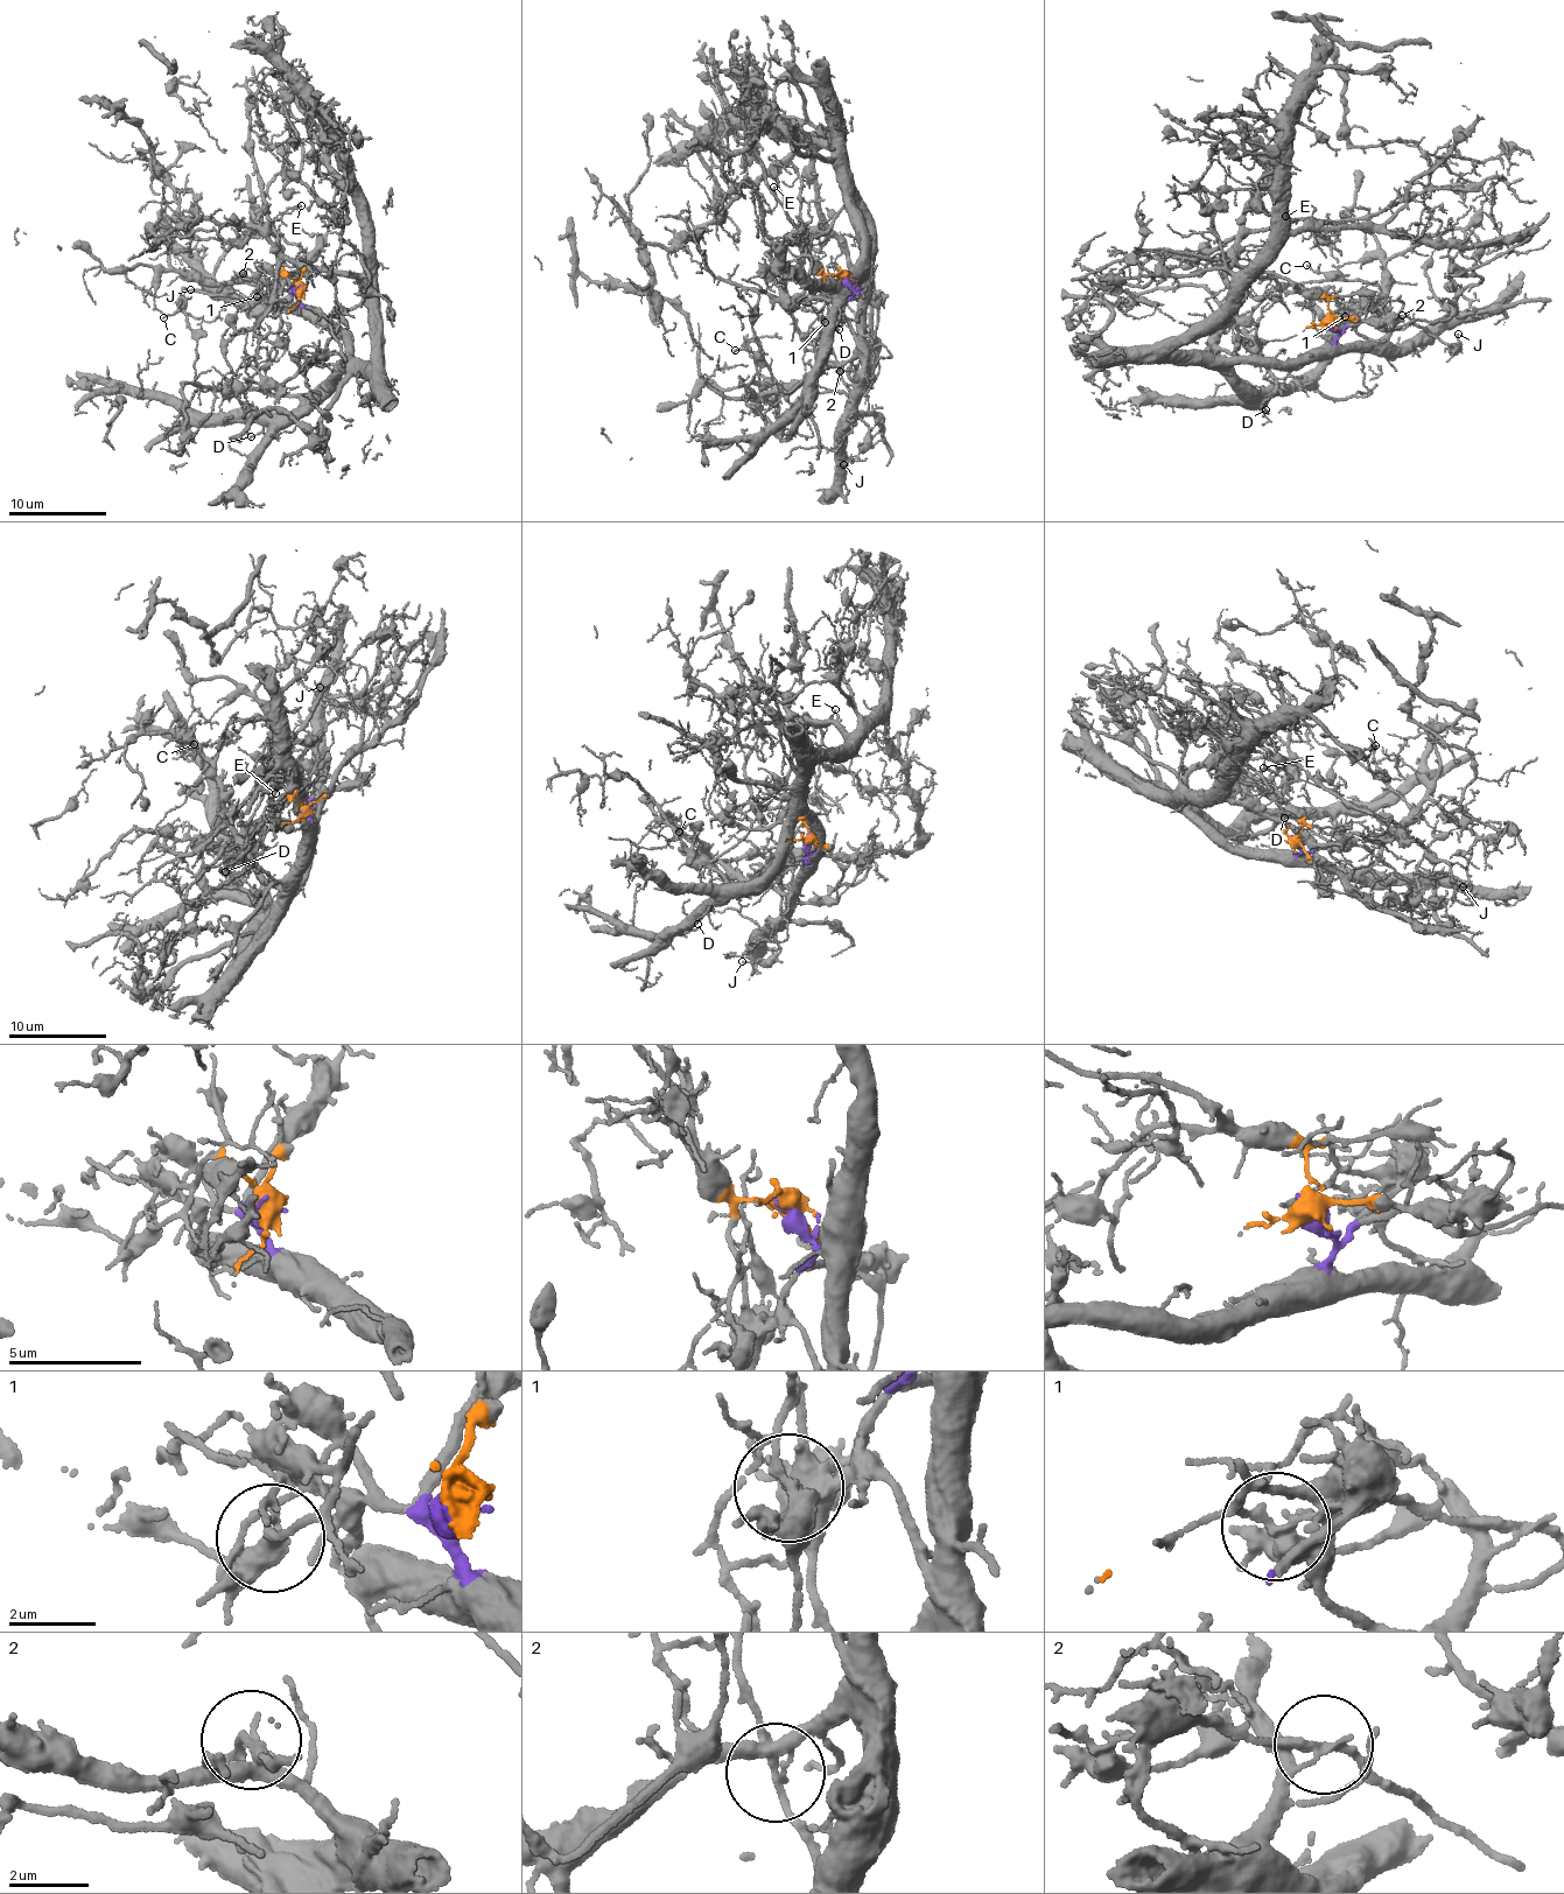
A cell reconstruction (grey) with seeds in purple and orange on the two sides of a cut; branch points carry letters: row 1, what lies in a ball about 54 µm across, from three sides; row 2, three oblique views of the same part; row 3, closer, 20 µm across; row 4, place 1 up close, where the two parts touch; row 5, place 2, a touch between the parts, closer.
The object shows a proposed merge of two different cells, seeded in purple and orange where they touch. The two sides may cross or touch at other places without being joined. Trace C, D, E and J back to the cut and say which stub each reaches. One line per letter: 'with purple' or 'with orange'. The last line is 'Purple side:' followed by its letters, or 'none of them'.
C: with orange
D: with purple
E: with purple
J: with orange
Purple side: D, E

